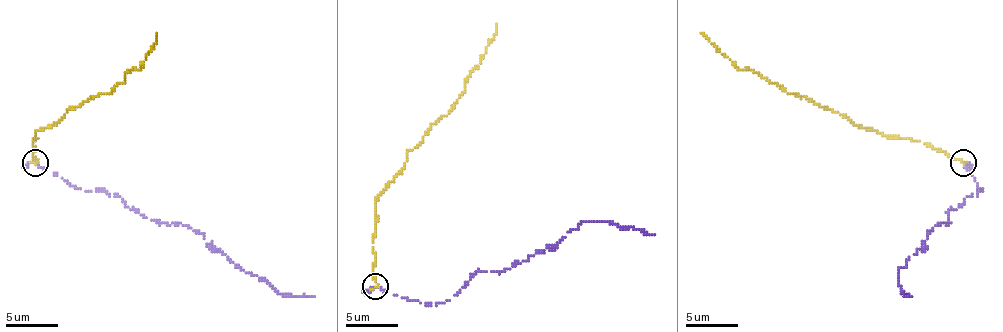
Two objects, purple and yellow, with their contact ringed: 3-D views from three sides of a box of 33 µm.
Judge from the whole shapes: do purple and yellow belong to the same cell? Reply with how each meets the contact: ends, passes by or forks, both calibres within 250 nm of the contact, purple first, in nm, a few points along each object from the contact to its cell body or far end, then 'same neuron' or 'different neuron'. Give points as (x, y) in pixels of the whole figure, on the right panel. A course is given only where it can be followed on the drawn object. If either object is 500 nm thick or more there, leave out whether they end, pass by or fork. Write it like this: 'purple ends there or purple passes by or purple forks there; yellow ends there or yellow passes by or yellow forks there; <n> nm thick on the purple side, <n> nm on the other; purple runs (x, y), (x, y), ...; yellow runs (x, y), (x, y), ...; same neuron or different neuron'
purple passes by; yellow ends there; 180 nm thick on the purple side, 200 nm on the other; purple runs (964, 162), (980, 191), (948, 212), (948, 222), (940, 222), (924, 246), (898, 270), (903, 293), (911, 296); yellow runs (964, 162), (919, 141), (859, 128), (843, 115), (790, 93), (751, 70), (740, 70), (701, 33); different neuron

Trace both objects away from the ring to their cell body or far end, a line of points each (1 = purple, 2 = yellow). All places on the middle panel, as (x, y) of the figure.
1: (375, 287), (412, 300), (444, 303), (478, 271), (504, 271), (554, 247), (583, 221), (654, 234)
2: (375, 287), (375, 200), (404, 166), (407, 153), (449, 113), (470, 74), (481, 63), (496, 24)

